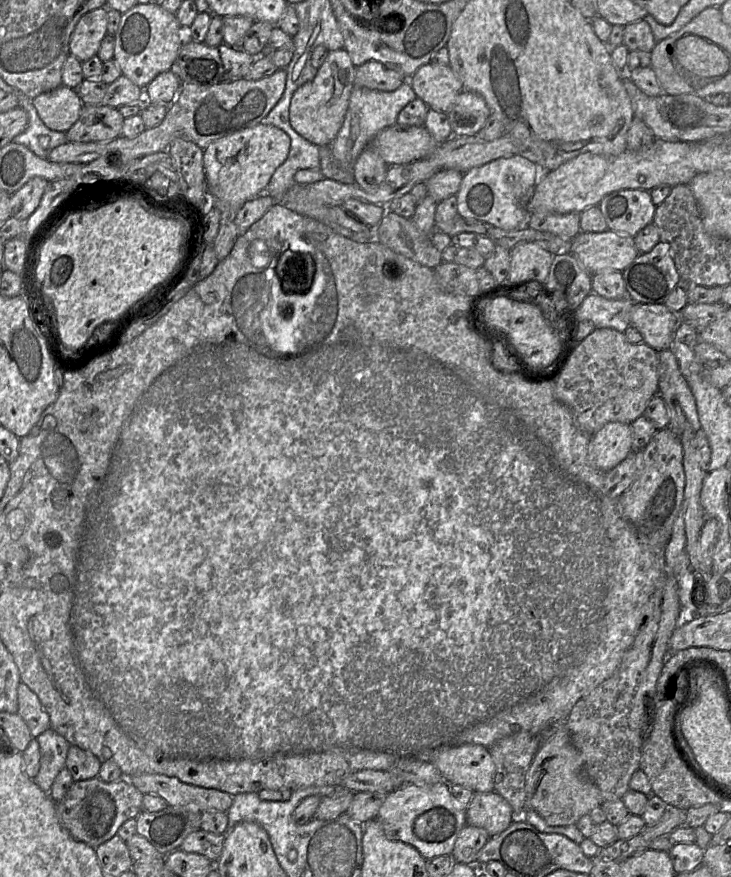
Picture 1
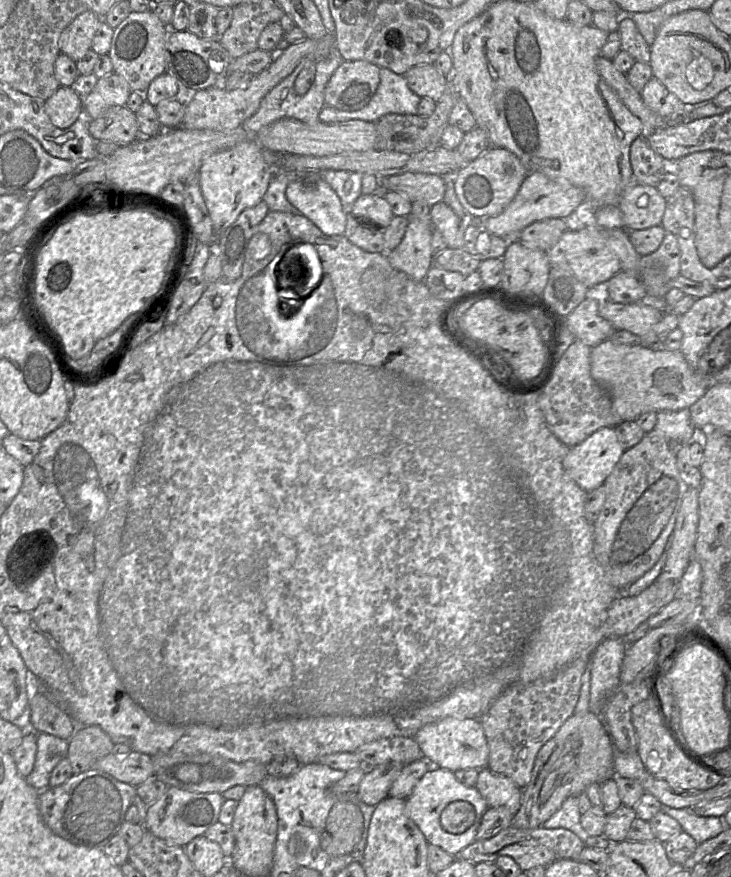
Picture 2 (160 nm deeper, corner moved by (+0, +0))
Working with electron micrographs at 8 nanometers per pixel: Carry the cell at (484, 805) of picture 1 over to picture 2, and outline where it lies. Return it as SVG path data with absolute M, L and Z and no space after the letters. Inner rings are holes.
M481 769L475 785L488 808L506 807L514 814L521 806L522 789L504 775Z

